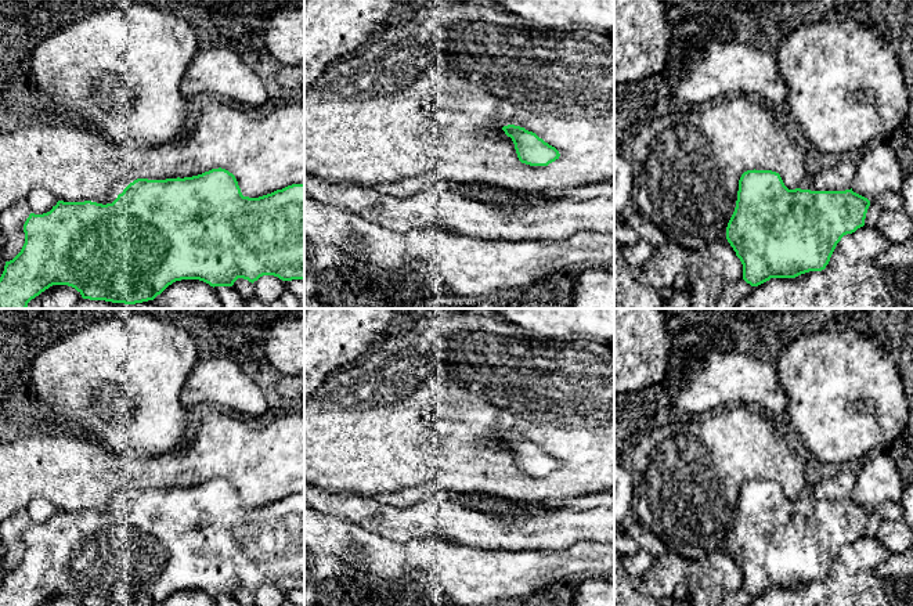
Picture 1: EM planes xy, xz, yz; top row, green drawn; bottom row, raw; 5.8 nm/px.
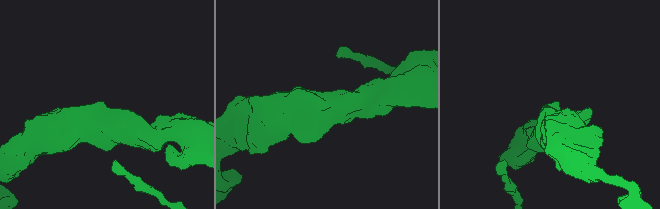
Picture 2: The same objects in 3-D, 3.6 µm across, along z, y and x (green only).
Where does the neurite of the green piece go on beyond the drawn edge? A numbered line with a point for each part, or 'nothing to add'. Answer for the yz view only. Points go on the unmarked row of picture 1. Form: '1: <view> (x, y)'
nothing to add

